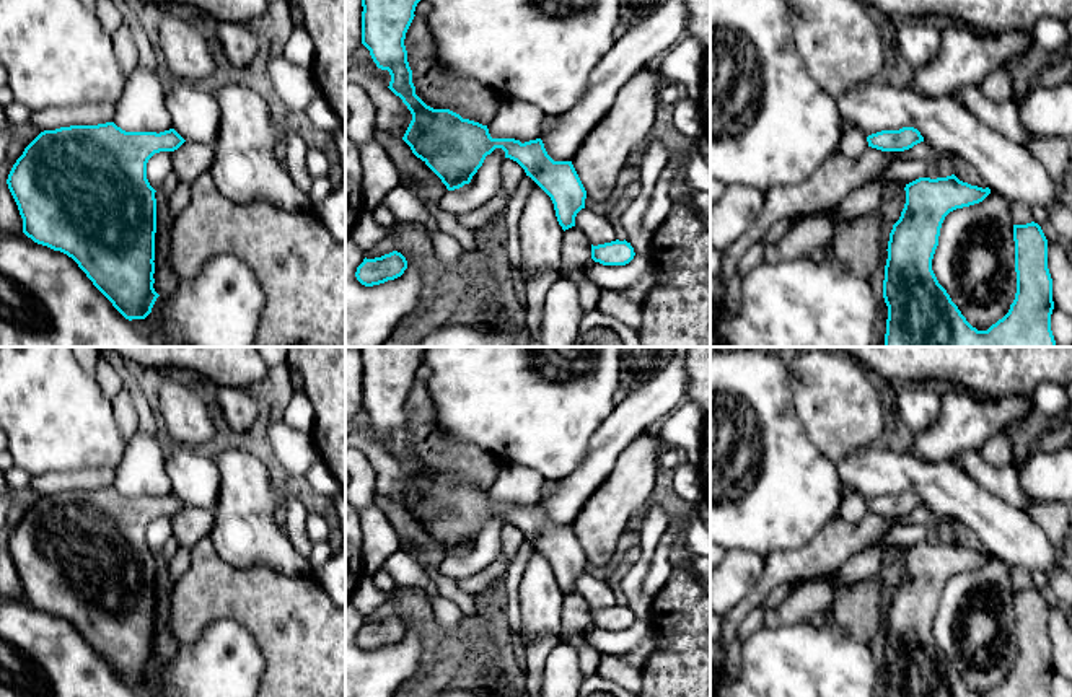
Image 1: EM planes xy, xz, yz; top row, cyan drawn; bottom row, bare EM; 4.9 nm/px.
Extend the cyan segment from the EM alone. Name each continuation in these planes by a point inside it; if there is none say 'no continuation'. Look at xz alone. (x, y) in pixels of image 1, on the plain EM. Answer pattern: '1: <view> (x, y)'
no continuation

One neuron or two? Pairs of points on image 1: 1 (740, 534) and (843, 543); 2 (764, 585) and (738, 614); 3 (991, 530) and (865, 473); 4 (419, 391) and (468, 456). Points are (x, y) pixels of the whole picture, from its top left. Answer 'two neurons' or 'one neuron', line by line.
1: two neurons
2: one neuron
3: one neuron
4: one neuron

